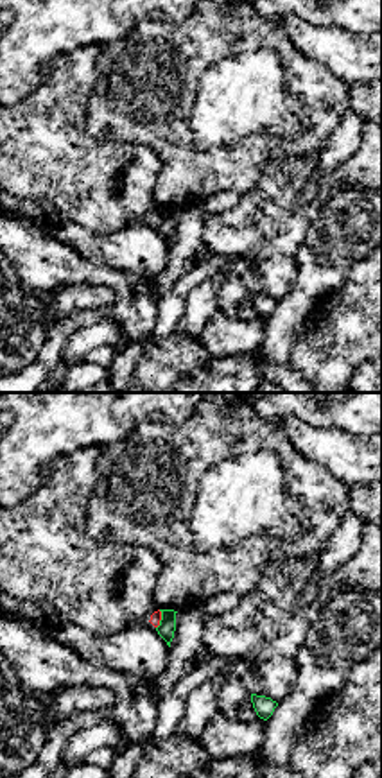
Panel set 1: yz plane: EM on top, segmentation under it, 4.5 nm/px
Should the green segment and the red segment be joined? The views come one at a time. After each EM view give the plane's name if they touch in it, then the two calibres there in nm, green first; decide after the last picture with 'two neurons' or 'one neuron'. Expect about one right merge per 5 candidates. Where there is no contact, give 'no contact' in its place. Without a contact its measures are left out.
meets green in yz; 80 nm thick on the green side, 50 nm on the other

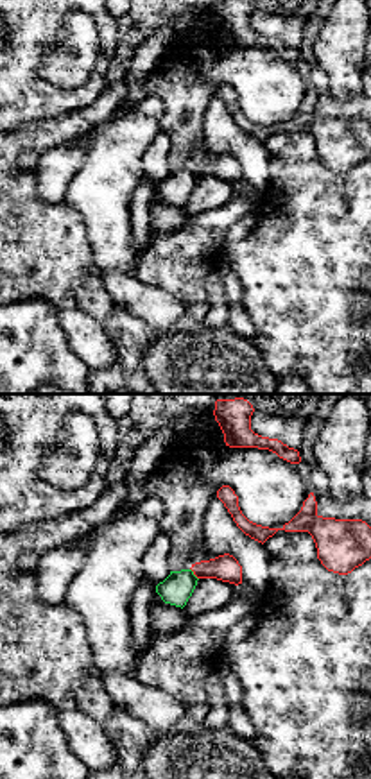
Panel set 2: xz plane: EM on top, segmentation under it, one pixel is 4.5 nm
meets green in xz; 140 nm thick on the green side, 120 nm on the other

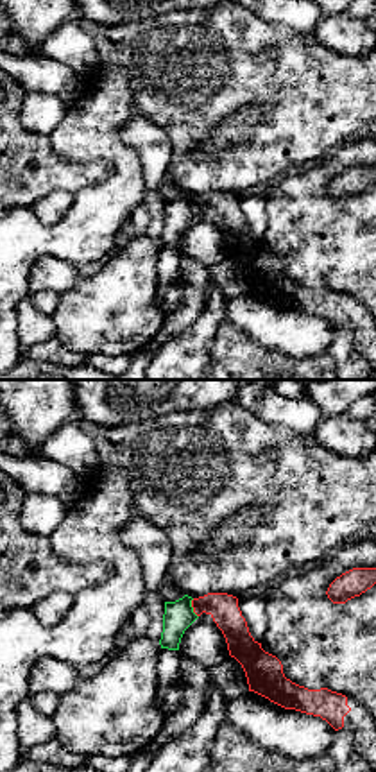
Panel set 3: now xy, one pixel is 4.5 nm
meets green in xy; 130 nm thick on the green side, 130 nm on the other

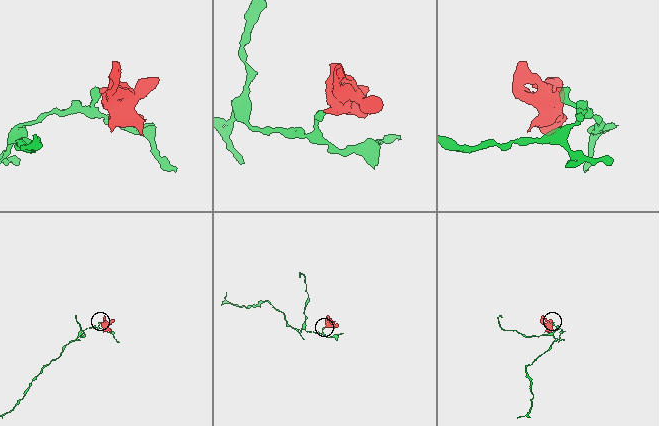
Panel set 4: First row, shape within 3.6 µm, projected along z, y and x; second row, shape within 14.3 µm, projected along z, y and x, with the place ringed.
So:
two neurons

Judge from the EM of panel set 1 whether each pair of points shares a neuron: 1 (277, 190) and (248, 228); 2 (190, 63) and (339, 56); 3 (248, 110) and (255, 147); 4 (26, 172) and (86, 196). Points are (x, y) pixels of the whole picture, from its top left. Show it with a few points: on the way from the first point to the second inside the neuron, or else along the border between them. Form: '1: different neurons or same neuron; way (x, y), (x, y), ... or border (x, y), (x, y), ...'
1: same neuron; way (275, 199), (255, 219)
2: different neurons; border (280, 29), (303, 54), (321, 63), (345, 83)
3: different neurons; border (295, 135), (280, 138), (255, 129), (214, 149)
4: same neuron; way (40, 172), (52, 172), (72, 181)

